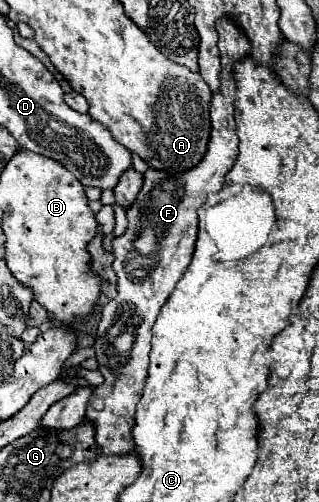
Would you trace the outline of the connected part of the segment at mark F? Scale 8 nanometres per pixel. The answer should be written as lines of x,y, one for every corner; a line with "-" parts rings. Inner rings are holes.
221,18
217,24
217,34
219,34
219,54
221,54
221,78
219,78
219,90
213,92
211,98
211,138
209,138
209,150
203,158
203,162
195,168
191,168
189,172
183,174
169,174
169,172
159,172
159,170
147,170
145,172
145,184
135,200
135,204
127,210
127,218
129,218
129,228
127,234
121,238
113,240
113,254
115,254
115,262
113,262
113,270
119,278
119,294
103,308
103,316
99,322
99,332
97,332
97,342
95,342
95,352
97,352
97,360
99,360
99,372
103,374
105,382
101,386
97,386
89,398
89,406
87,406
87,414
85,418
95,426
95,440
101,446
103,454
125,454
131,452
135,448
135,442
131,438
131,428
135,426
135,406
137,400
143,394
143,386
145,386
145,378
147,378
147,356
151,350
151,328
159,316
161,306
167,302
167,298
171,296
175,284
179,282
179,278
183,276
183,272
187,270
191,256
193,256
193,244
197,240
197,214
195,210
203,204
203,196
209,192
219,192
223,188
225,182
225,174
233,168
233,162
237,158
237,134
235,134
235,118
233,118
233,102
235,102
235,82
231,78
233,74
233,64
235,60
247,56
251,52
251,44
249,38
245,36
245,32
237,26
235,20
231,18
-
97,402
101,402
101,410
95,410
93,406
97,406

